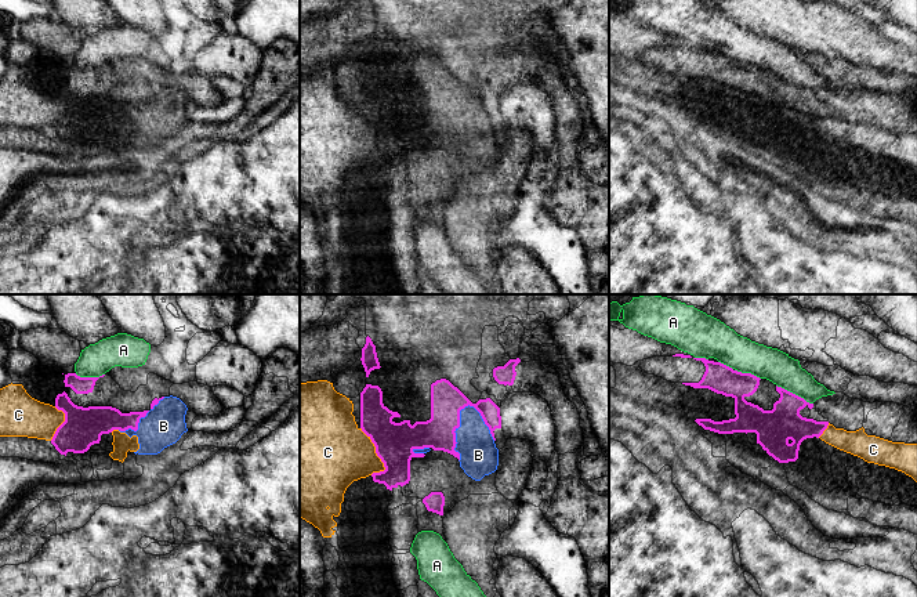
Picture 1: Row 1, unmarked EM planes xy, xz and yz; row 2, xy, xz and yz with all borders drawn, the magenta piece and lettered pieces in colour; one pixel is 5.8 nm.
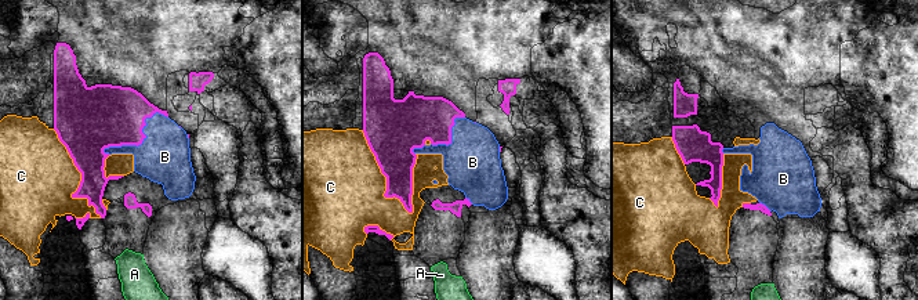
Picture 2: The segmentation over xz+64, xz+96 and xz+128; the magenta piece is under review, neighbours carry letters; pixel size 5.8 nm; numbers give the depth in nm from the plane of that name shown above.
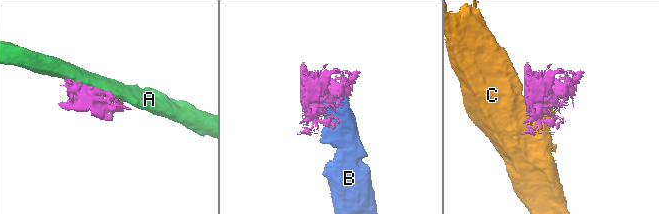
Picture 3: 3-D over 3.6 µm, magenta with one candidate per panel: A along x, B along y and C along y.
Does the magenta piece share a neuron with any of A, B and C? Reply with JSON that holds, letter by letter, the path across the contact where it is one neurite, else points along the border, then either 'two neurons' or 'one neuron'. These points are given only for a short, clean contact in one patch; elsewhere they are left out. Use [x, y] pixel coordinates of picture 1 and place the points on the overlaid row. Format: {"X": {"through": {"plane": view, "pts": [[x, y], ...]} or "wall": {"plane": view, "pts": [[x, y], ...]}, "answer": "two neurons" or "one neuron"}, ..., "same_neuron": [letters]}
{"A": {"answer": "two neurons"}, "B": {"answer": "one neuron"}, "C": {"answer": "two neurons"}, "same_neuron": ["B"]}

